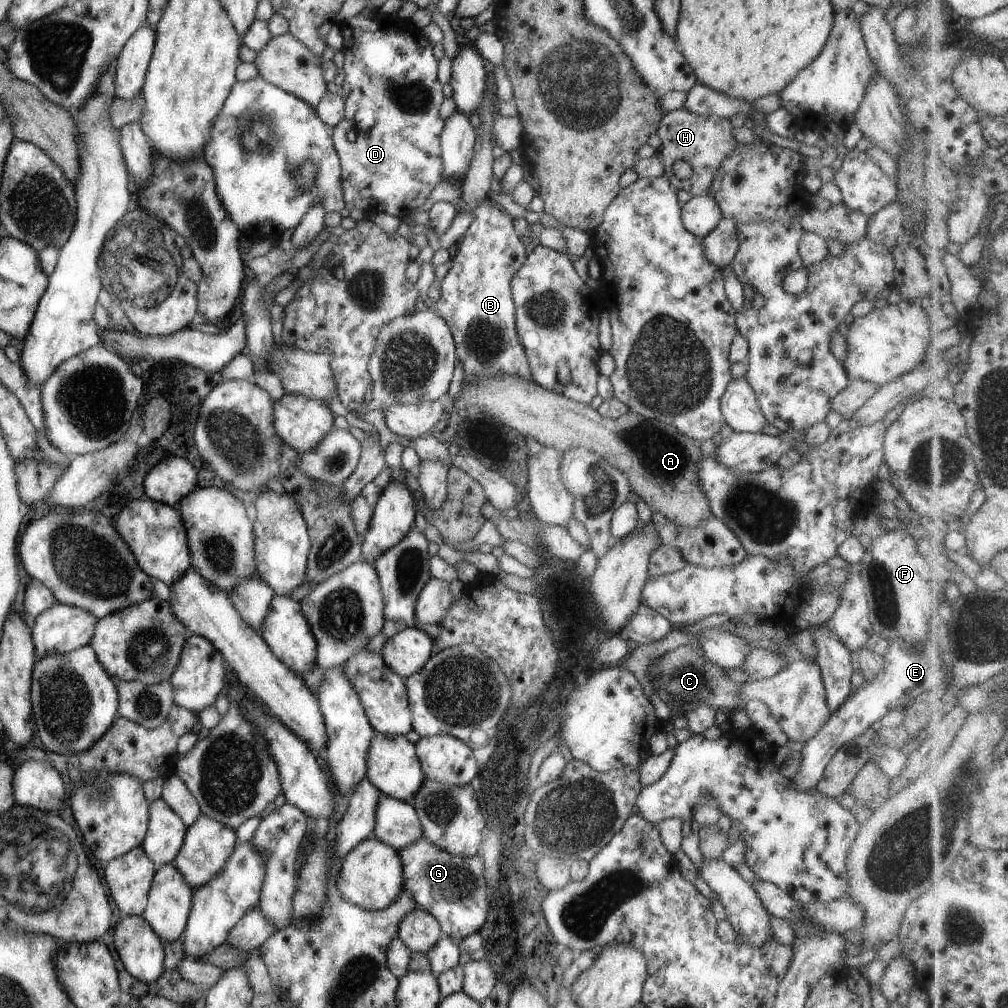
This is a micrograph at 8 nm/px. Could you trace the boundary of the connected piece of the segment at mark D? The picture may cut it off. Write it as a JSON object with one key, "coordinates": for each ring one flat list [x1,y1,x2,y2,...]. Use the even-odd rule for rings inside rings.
{"coordinates":[[361,13,348,22,349,25,340,26,344,37,342,52,346,80,340,86,339,94,345,103,345,116,333,128,334,147,341,161,345,207,350,211,360,208,366,217,382,212,404,220,428,199,443,180,441,135,446,120,440,115,445,97,437,76,439,61,420,29,412,32,404,26,390,24,384,30,382,22],[361,107,373,109,376,117,376,124,366,132,360,130,354,120,355,113]]}

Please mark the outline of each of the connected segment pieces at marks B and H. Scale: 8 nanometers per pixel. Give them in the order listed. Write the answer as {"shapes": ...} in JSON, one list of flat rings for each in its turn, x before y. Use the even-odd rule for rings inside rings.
{"shapes":[[[488,196,483,201,476,210,476,216,474,216,474,221,472,224,470,224,470,227,468,230,466,230,466,233,462,236,461,240,458,242,458,244,454,248,454,252,452,255,452,267,450,268,450,271,448,272,447,276,444,276,444,279,442,282,438,282,440,284,440,298,430,298,428,296,428,293,430,292,430,288,432,288,432,284,436,282,436,276,434,274,435,267,430,263,423,263,420,265,421,274,418,282,416,282,415,286,419,293,419,298,422,299,426,305,431,310,434,310,436,314,439,316,442,316,446,323,448,324,448,327,450,328,450,331,452,332,452,337,454,338,455,344,456,344,456,355,457,359,461,360,464,364,465,368,465,376,464,381,473,381,476,377,488,377,489,375,493,375,494,373,499,373,502,371,503,373,518,373,521,378,527,379,530,381,531,378,531,369,529,368,529,363,524,351,524,348,522,347,522,344,520,343,518,332,517,332,517,319,516,319,516,306,515,301,513,300,513,295,511,292,511,279,514,277,514,274,518,273,518,270,524,265,524,262,527,260,526,256,526,245,524,246,524,242,520,240,520,237,518,234,516,234,516,230,514,230,513,226,513,218,505,214,503,212,502,206,500,206,498,203,496,204,494,201,492,201]],[[685,107,675,109,666,114,659,125,658,135,662,139,660,147,664,155,664,175,669,179,672,187,678,192,685,190,693,197,709,195,714,176,718,173,722,162,729,158,739,146,730,119,716,116,696,115],[676,160,683,160,692,167,692,175,688,180,680,180,673,172]]]}

